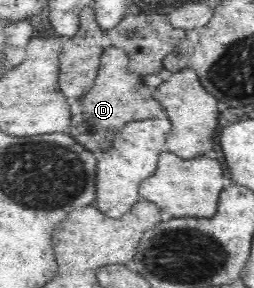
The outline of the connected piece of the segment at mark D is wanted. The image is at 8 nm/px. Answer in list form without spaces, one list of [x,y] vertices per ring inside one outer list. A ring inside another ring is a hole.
[[[114,45],[103,49],[97,76],[86,95],[68,101],[72,117],[67,133],[95,154],[108,149],[118,133],[131,121],[164,115],[164,108],[153,98],[152,90],[143,84],[139,74],[130,71],[126,49]]]

